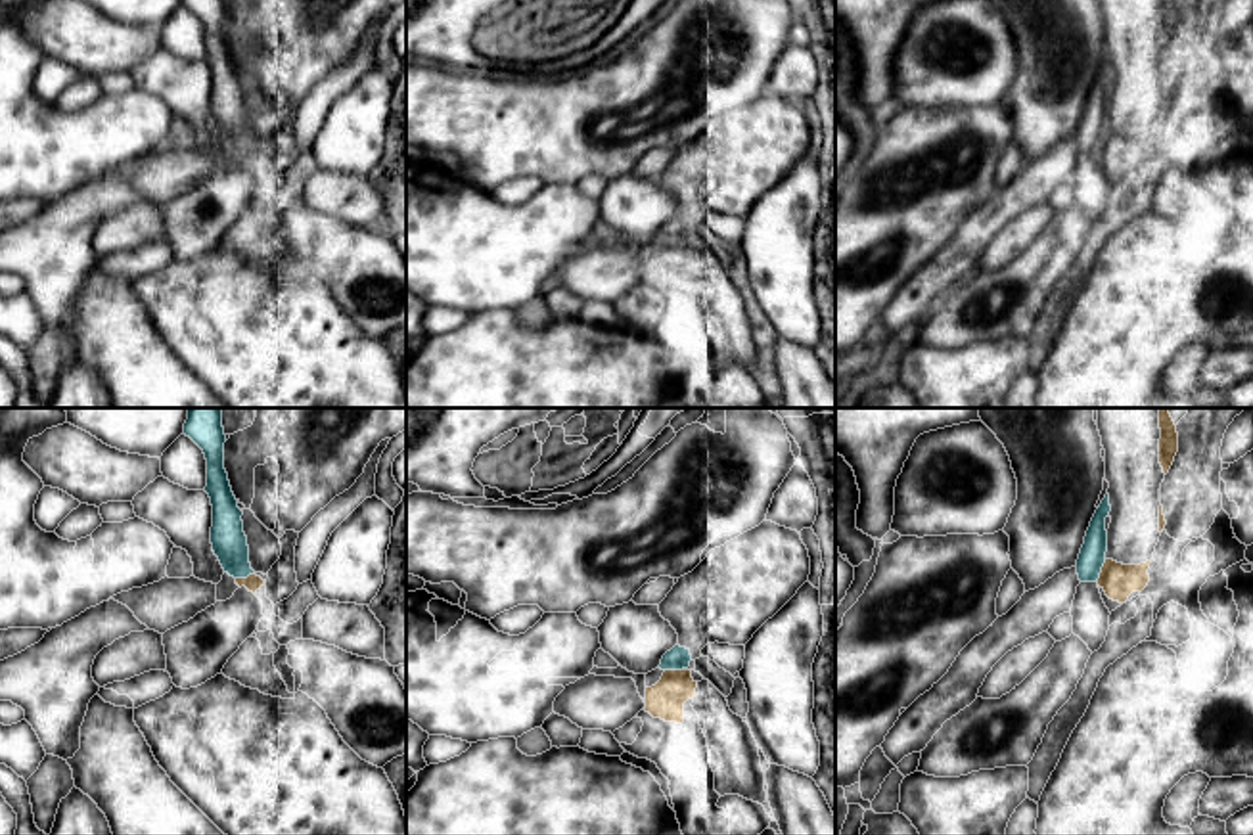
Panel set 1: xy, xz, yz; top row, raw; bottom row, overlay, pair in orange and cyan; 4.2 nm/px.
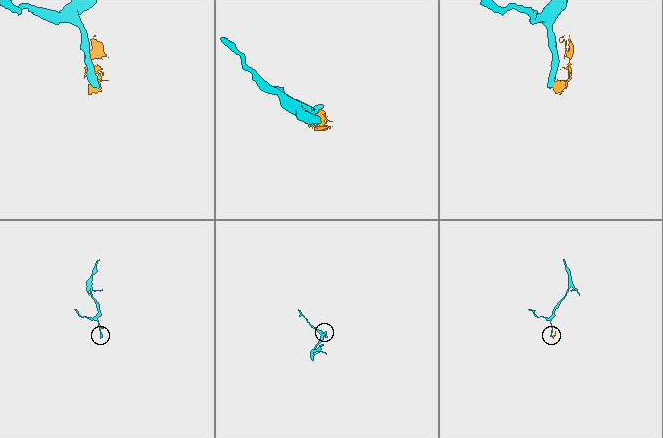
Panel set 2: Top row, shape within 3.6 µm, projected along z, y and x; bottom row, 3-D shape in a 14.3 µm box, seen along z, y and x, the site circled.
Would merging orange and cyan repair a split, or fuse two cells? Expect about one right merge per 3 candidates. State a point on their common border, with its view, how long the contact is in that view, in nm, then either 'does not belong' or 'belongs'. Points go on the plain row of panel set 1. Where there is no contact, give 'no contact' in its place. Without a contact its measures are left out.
yz (1102, 142) | 100 nm | does not belong

